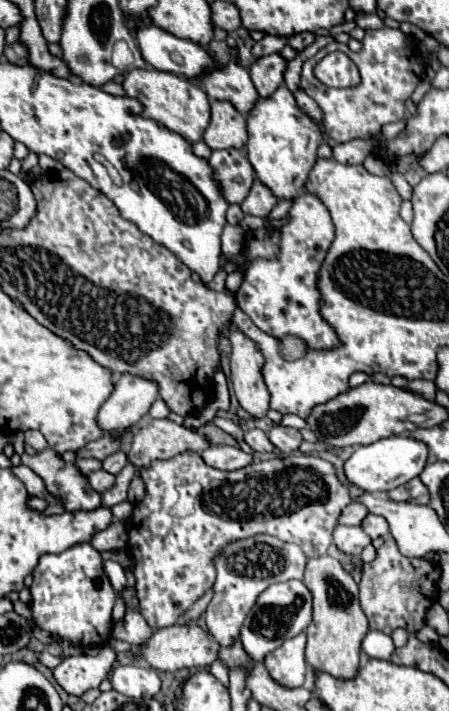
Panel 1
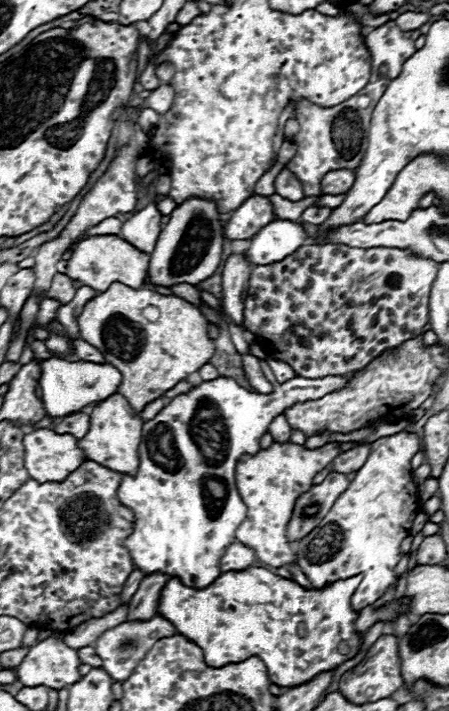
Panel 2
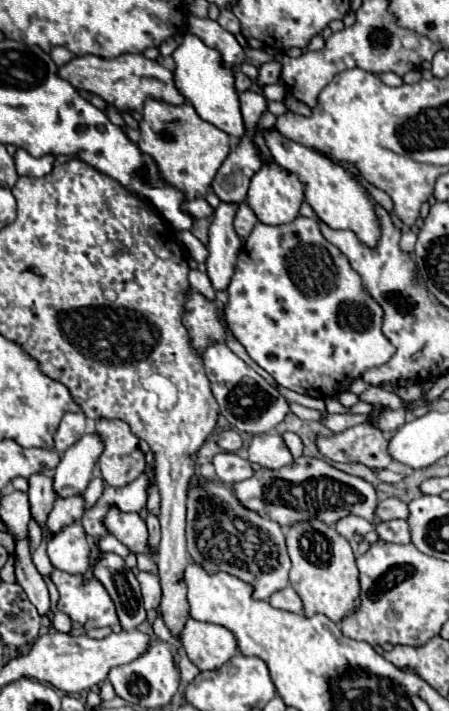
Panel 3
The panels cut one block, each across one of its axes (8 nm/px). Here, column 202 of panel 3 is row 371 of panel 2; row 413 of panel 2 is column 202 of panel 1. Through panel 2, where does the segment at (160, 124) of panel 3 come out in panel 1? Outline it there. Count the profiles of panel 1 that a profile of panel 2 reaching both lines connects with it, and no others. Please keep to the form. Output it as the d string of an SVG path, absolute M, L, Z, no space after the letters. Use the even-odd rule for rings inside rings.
M214 102L212 118L202 140L210 146L210 150L244 148L248 140L246 116L236 112L230 102Z

